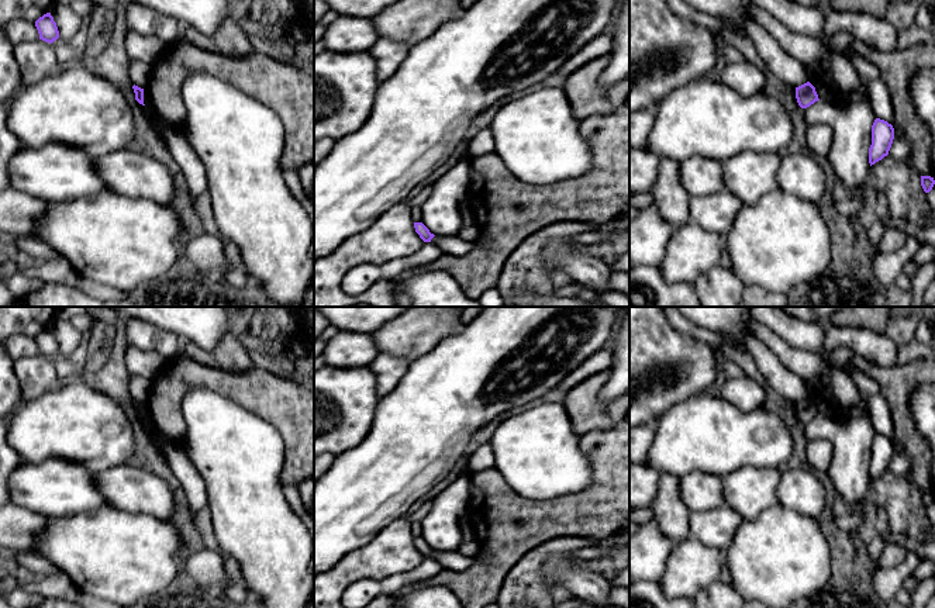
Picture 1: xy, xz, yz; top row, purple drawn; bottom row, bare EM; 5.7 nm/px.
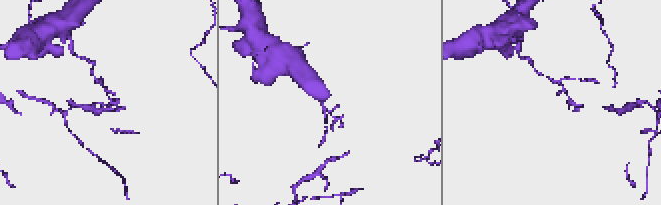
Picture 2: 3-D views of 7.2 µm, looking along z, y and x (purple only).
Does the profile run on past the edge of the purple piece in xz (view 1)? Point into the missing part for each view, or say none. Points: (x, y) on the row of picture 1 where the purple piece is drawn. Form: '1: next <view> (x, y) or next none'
1: next none

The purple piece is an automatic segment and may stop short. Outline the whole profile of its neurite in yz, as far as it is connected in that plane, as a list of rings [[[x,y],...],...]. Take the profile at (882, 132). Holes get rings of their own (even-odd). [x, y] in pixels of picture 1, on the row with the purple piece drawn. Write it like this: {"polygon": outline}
{"polygon": [[[876,118],[872,125],[872,145],[869,148],[870,166],[889,155],[894,139],[894,128],[884,120]]]}

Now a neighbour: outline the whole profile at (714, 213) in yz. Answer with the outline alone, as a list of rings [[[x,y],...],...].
[[[727,189],[704,197],[690,197],[689,221],[724,238],[742,207]]]

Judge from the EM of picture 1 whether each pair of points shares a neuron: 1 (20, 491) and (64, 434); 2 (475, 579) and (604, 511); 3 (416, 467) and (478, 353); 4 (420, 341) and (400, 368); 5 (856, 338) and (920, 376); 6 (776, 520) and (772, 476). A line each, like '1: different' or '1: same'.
1: same
2: same
3: same
4: different
5: different
6: different

